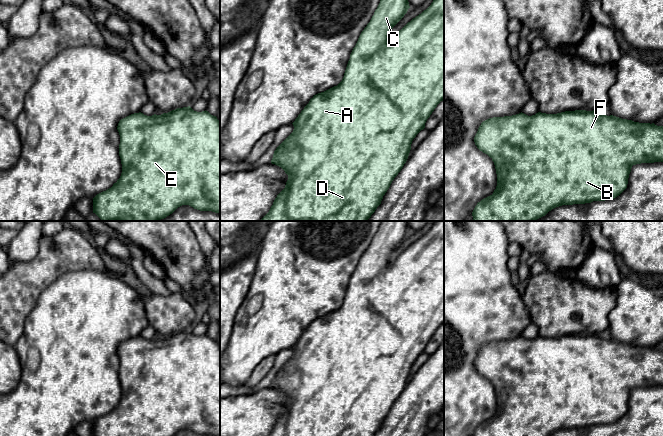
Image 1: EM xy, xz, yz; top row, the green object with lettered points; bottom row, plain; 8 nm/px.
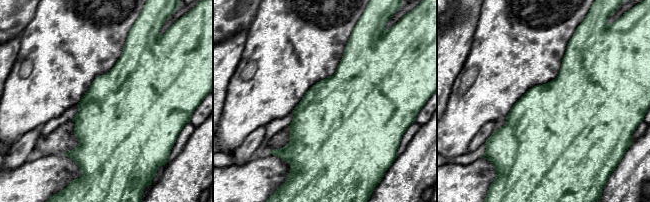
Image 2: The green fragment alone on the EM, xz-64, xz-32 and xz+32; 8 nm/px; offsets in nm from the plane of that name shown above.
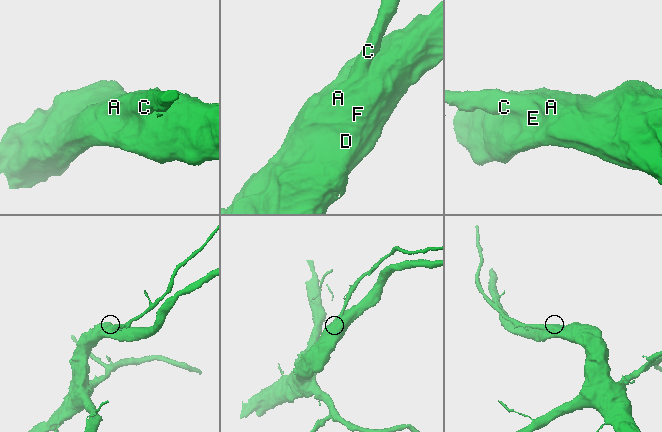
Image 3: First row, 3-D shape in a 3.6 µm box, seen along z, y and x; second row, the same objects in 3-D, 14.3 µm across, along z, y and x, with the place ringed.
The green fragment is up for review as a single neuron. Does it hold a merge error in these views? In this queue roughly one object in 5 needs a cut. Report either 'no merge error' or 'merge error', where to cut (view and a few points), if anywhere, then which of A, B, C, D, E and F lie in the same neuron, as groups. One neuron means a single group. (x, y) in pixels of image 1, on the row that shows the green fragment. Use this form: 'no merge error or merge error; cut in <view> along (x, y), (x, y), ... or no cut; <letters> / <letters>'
no merge error; no cut; A B C D E F

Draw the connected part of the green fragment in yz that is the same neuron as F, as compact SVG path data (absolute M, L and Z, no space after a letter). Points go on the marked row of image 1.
M597 110L532 116L521 112L489 118L479 126L474 142L494 162L497 186L492 195L477 203L473 221L536 221L562 205L611 200L627 188L633 165L663 162L663 126L602 115Z

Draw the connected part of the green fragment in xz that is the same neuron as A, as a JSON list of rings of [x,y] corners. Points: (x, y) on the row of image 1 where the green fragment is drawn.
[[[380,0],[374,15],[364,30],[361,32],[358,41],[350,54],[350,59],[348,61],[342,81],[337,86],[314,95],[295,119],[295,121],[292,123],[294,126],[293,132],[276,148],[271,160],[272,164],[281,167],[285,171],[285,173],[288,175],[288,180],[286,182],[285,188],[275,198],[269,212],[260,221],[368,221],[377,207],[381,204],[383,196],[408,159],[413,139],[421,130],[425,128],[427,119],[430,117],[437,105],[444,100],[444,0],[433,0],[431,5],[426,10],[413,18],[397,33],[393,33],[392,28],[404,17],[409,8],[410,6],[408,0]]]

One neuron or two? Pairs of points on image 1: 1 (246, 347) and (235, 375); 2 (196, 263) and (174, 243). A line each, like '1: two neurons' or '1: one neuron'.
1: one neuron
2: one neuron

